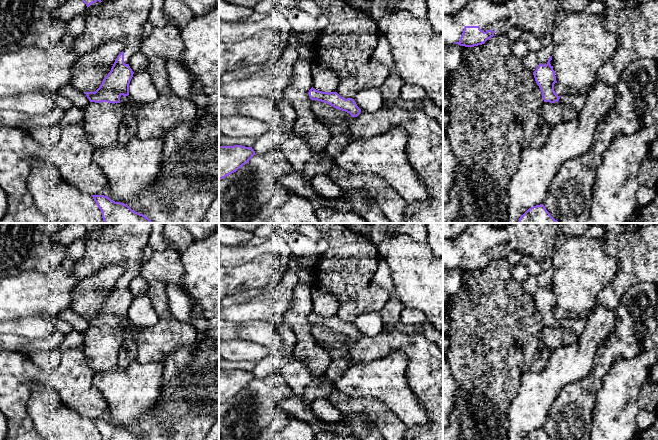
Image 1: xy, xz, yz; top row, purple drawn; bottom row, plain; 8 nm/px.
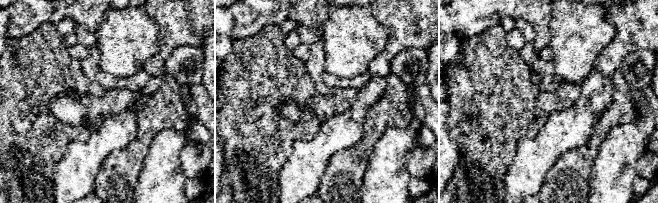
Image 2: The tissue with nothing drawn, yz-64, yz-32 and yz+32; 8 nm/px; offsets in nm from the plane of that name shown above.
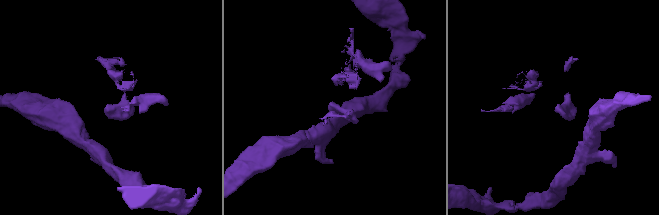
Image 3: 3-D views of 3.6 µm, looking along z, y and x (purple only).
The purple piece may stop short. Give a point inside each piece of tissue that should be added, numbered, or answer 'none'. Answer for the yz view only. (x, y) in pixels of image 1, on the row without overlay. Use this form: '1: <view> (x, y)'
1: yz (538, 240)

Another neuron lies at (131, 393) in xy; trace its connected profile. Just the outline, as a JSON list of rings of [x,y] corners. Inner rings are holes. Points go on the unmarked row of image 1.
[[[135,360],[126,369],[115,367],[96,373],[93,384],[106,400],[109,410],[108,421],[115,426],[127,428],[141,421],[153,410],[163,388],[163,365],[160,361],[142,364]]]

